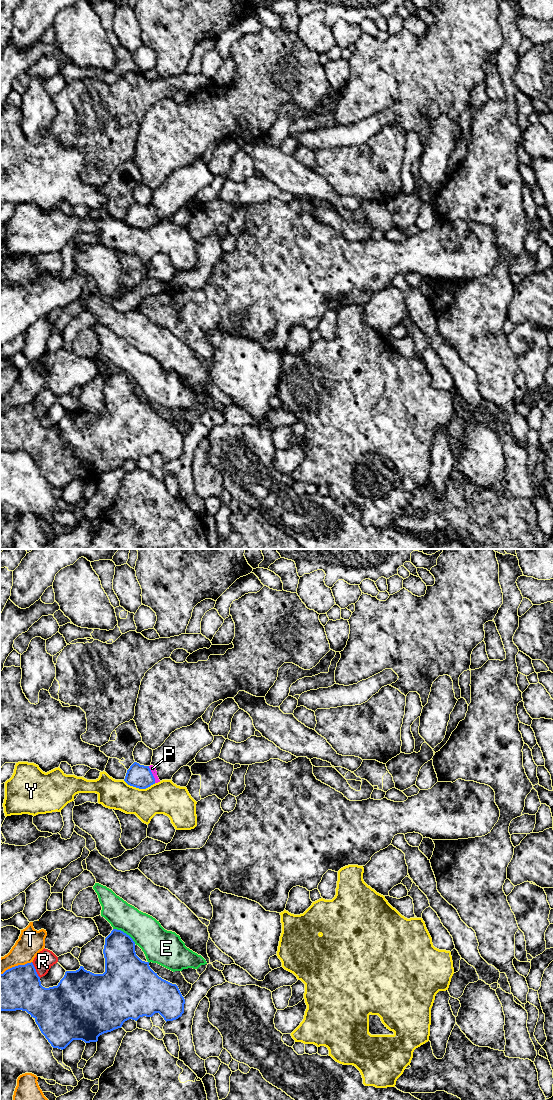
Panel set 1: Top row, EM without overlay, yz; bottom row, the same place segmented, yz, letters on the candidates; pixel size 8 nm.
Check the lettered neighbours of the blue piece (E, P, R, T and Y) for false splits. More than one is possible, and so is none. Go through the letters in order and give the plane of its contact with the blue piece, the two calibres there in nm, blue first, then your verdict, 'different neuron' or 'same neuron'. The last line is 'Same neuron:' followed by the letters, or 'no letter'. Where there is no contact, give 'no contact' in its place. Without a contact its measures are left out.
E: yz | 280/240 nm | different neuron
P: yz | 190/50 nm | same neuron
R: yz | 360/150 nm | different neuron
T: yz | 360/200 nm | different neuron
Y: yz | 190/260 nm | different neuron
Same neuron: P

